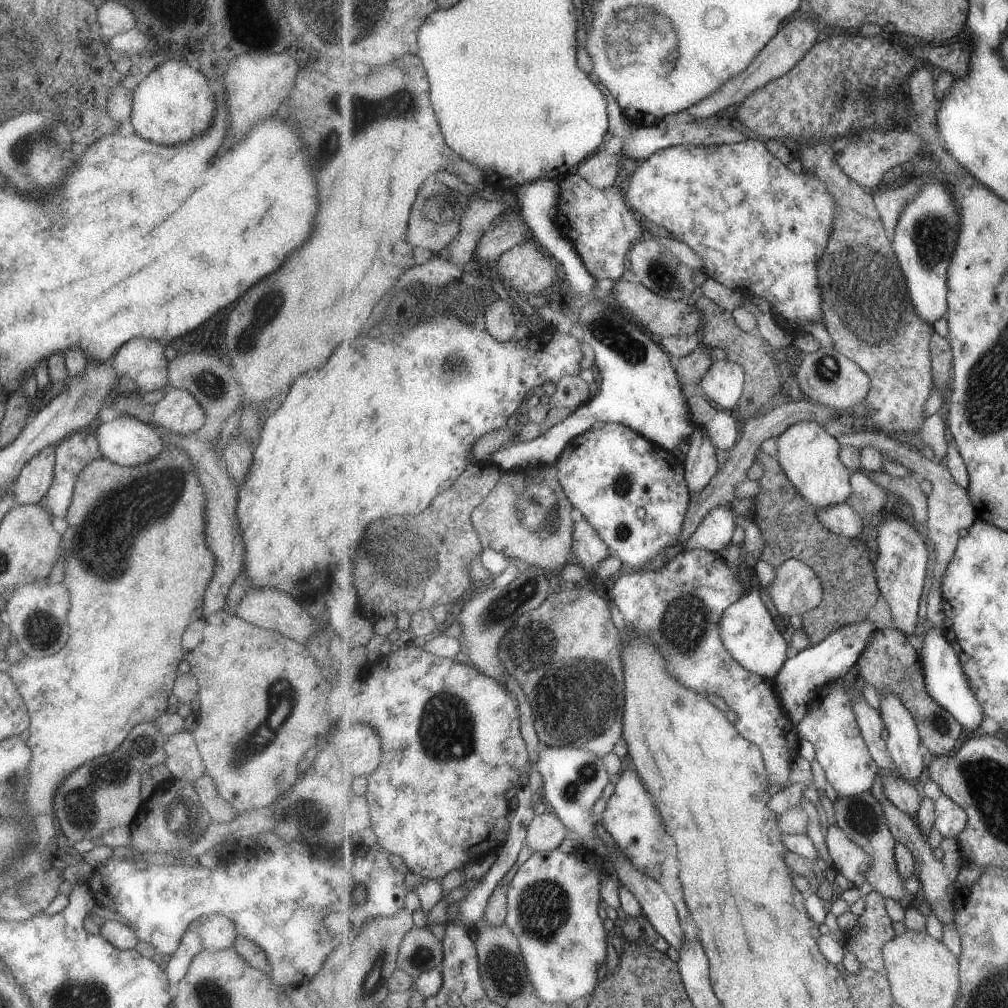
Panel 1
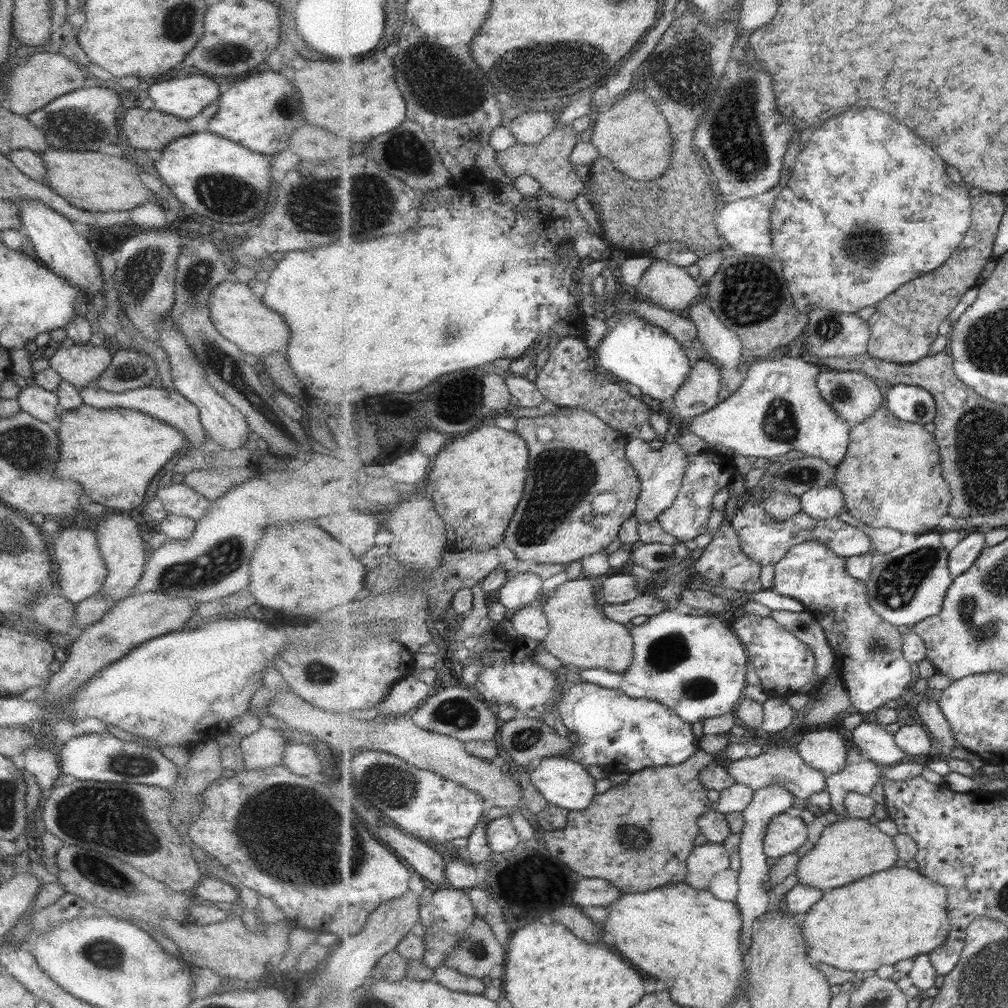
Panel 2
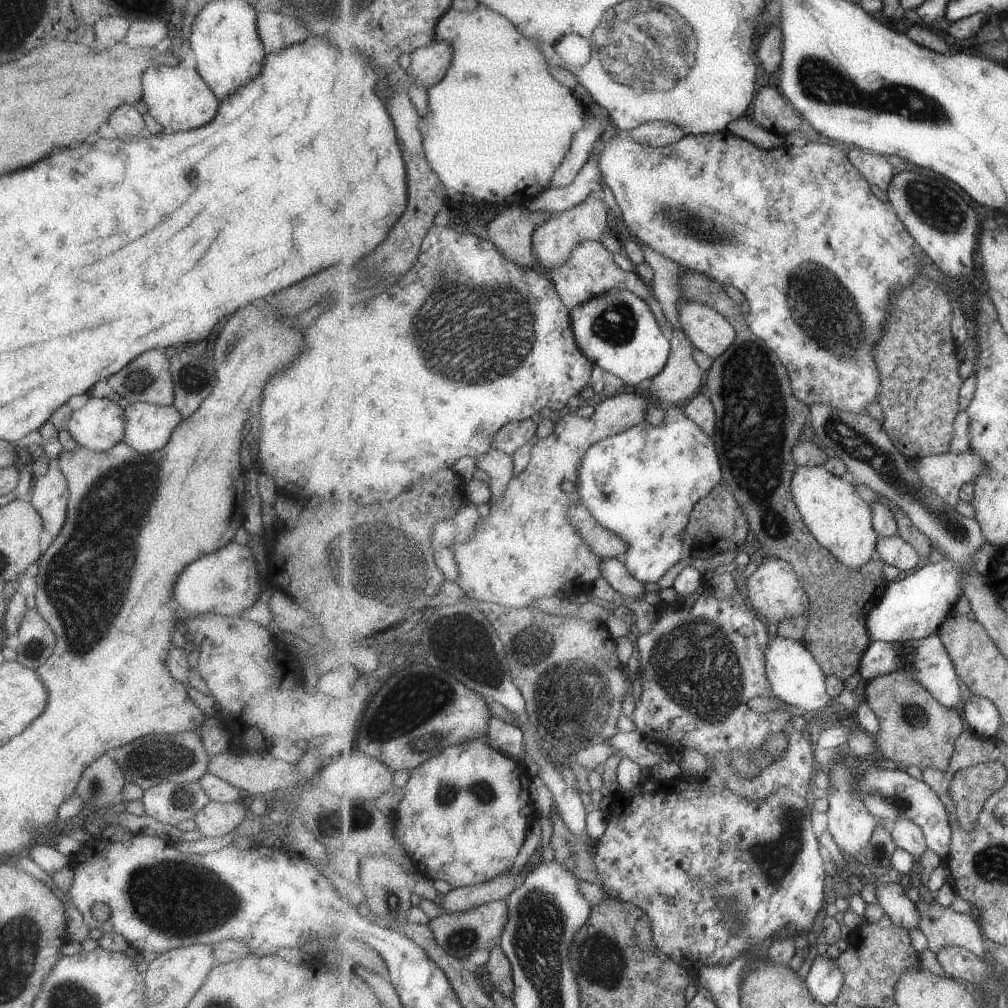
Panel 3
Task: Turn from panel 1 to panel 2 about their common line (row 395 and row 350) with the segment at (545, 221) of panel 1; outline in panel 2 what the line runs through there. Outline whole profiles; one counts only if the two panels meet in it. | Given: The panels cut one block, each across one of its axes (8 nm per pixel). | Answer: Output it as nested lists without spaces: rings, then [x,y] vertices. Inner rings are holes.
[[[631,315],[622,322],[611,324],[610,329],[600,340],[597,348],[594,350],[597,354],[598,364],[603,372],[611,372],[618,378],[634,384],[641,392],[649,395],[653,399],[660,401],[666,408],[672,404],[677,391],[681,389],[683,383],[689,379],[692,367],[687,358],[683,345],[677,342],[673,335],[670,335],[663,329],[653,323],[649,323],[647,319],[643,319],[641,315]]]

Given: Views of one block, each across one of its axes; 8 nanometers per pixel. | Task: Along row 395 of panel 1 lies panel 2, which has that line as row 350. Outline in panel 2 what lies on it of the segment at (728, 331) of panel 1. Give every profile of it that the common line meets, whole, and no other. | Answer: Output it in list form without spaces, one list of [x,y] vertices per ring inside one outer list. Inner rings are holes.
[[[730,252],[715,277],[706,285],[706,296],[715,314],[721,318],[725,326],[729,326],[743,341],[745,359],[762,359],[773,357],[775,350],[781,352],[797,340],[809,324],[810,318],[797,310],[795,300],[790,290],[790,283],[784,276],[784,264],[779,259],[745,255]]]

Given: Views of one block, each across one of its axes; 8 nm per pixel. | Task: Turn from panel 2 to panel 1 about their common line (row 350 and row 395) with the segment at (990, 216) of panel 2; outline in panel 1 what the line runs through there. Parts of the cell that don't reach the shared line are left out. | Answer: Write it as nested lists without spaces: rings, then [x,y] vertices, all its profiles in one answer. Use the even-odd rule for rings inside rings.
[[[822,139],[800,150],[804,171],[825,182],[836,203],[833,230],[824,255],[821,255],[818,262],[818,282],[822,288],[824,310],[822,321],[830,332],[834,348],[859,363],[872,378],[871,390],[866,398],[870,408],[866,424],[872,424],[886,432],[897,432],[902,440],[904,434],[916,433],[927,420],[924,406],[935,388],[930,347],[935,328],[916,311],[908,278],[878,211],[875,192],[845,174],[837,160],[833,142],[834,140]]]

